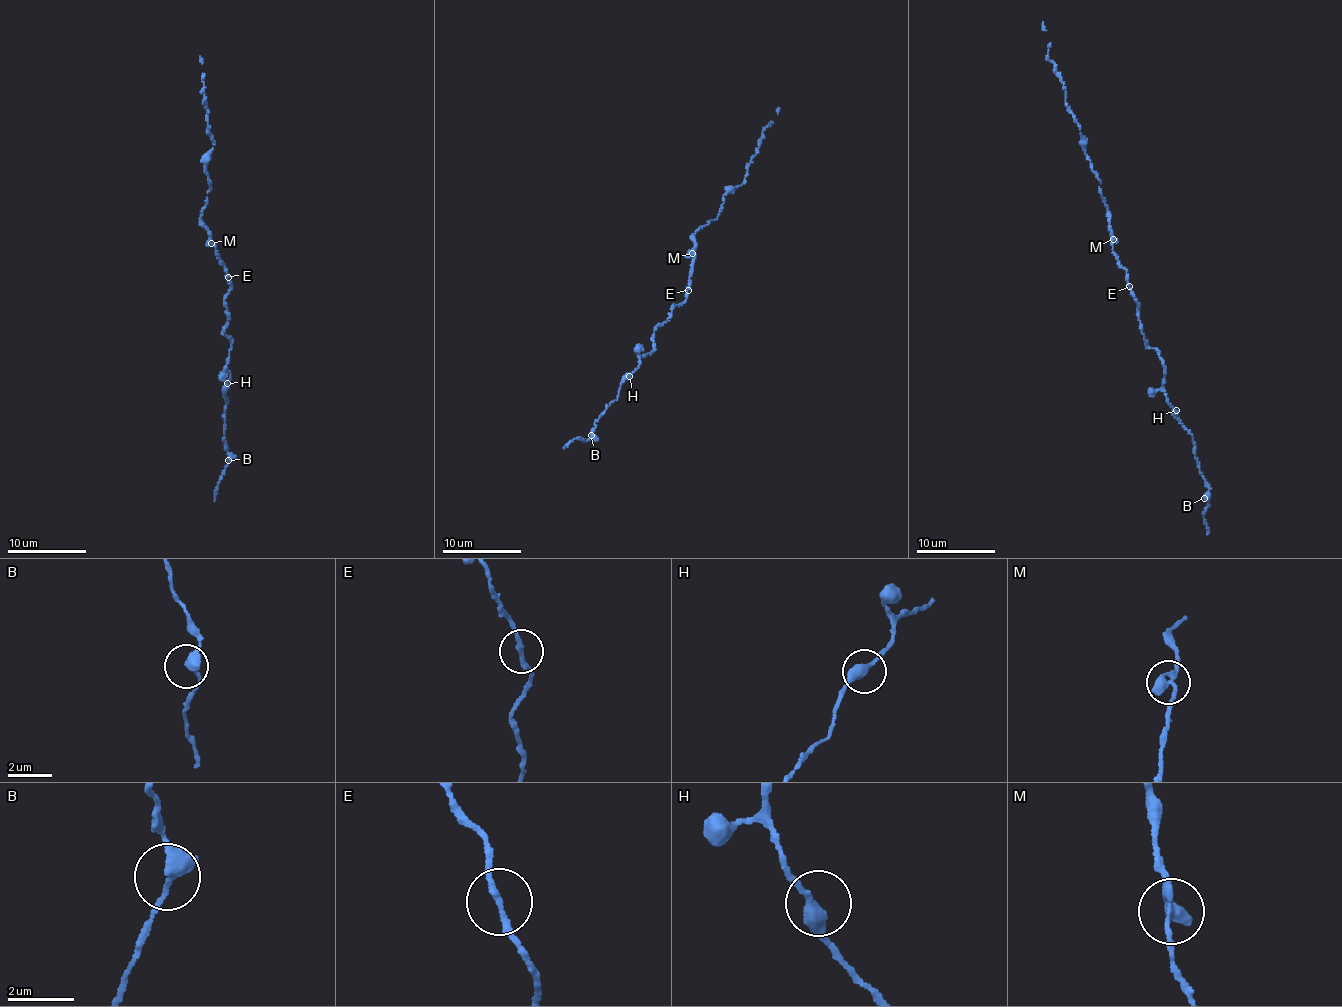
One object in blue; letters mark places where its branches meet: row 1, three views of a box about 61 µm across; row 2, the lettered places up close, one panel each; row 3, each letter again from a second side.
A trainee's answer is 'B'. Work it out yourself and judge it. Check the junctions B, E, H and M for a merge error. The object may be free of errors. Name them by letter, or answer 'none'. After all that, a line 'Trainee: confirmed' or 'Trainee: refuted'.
none
Trainee: refuted

